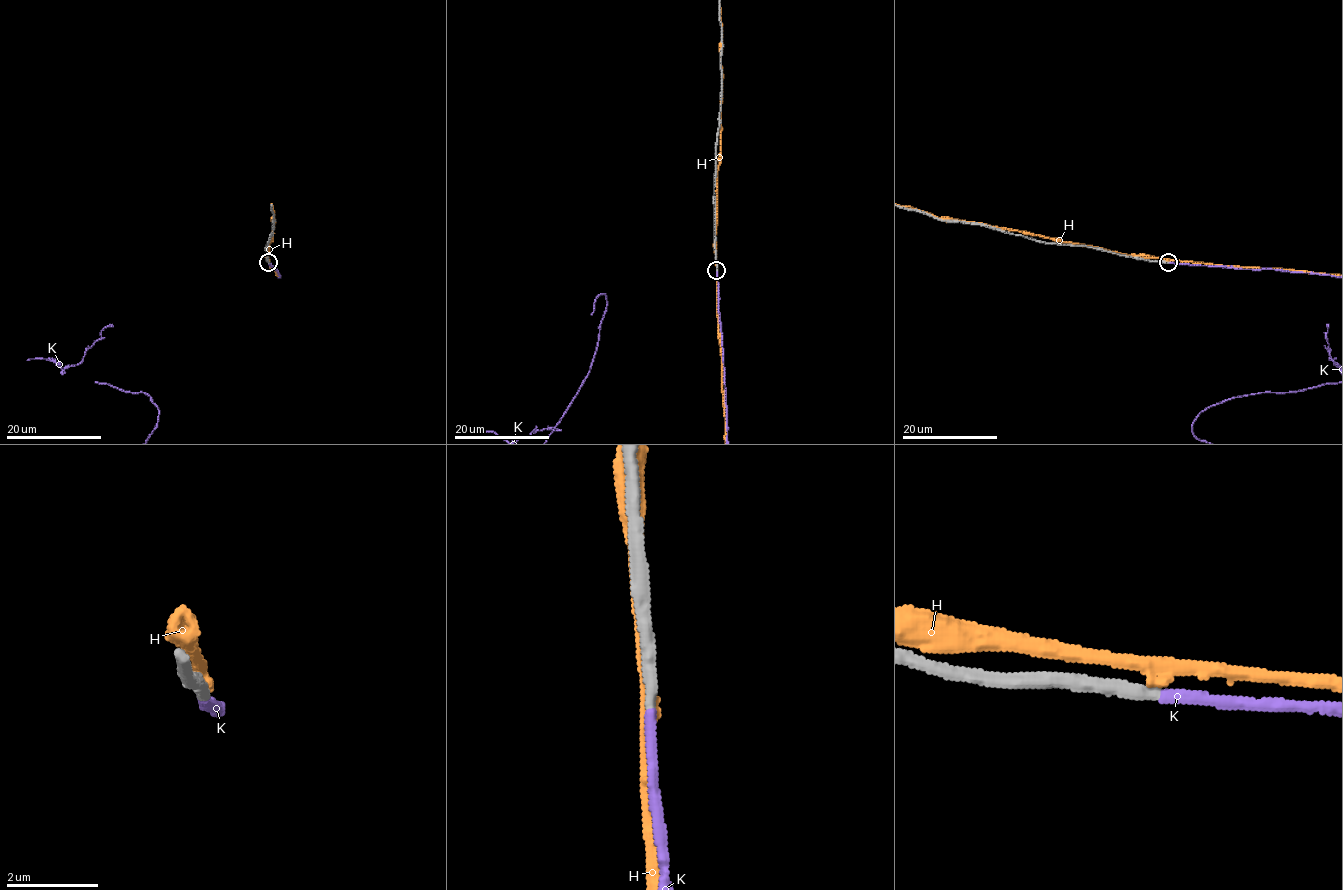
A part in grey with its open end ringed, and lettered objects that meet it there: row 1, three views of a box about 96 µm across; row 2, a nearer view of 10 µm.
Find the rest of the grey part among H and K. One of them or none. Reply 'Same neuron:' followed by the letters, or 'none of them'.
Same neuron: K

